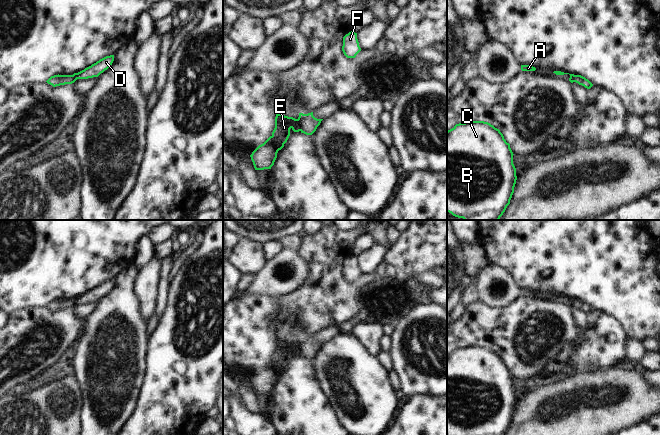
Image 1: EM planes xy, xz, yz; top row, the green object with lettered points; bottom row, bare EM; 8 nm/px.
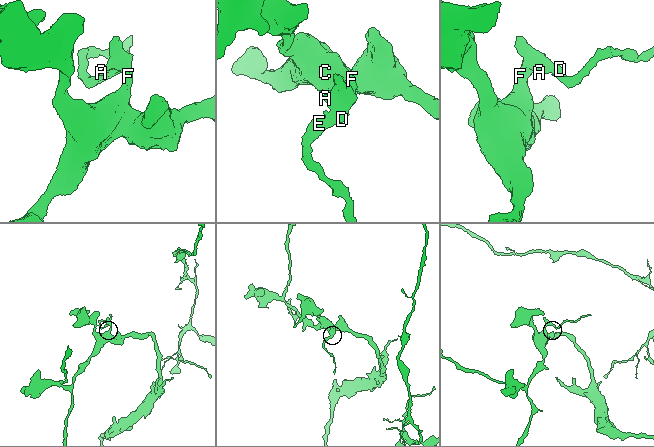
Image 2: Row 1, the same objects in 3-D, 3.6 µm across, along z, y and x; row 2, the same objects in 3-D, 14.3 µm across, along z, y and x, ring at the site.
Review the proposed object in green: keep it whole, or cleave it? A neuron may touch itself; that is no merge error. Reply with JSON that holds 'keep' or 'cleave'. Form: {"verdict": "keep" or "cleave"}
{"verdict": "keep"}

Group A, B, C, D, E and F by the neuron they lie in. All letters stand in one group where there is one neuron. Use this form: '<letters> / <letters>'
A B C D E F

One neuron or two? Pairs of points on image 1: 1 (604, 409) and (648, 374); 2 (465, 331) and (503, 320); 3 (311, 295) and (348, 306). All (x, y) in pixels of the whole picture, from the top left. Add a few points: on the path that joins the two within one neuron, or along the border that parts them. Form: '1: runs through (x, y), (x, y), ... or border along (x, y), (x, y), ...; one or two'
1: border along (642, 373), (645, 382), (649, 386); two
2: runs through (474, 327), (477, 325), (494, 325); one
3: runs through (320, 299), (339, 301); one

